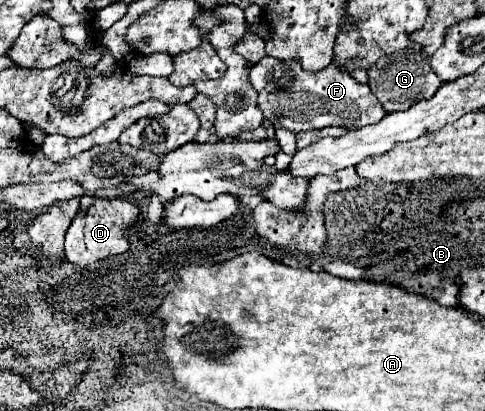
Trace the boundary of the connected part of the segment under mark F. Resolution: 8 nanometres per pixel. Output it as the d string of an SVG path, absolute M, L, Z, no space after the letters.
M265 56L259 64L251 66L251 84L259 92L259 108L263 110L265 118L273 122L275 128L287 128L291 132L303 132L313 128L325 126L345 126L348 130L375 124L385 116L384 108L377 102L375 94L367 84L359 84L347 70L341 70L337 64L331 64L319 72L307 72L295 60L275 60Z

